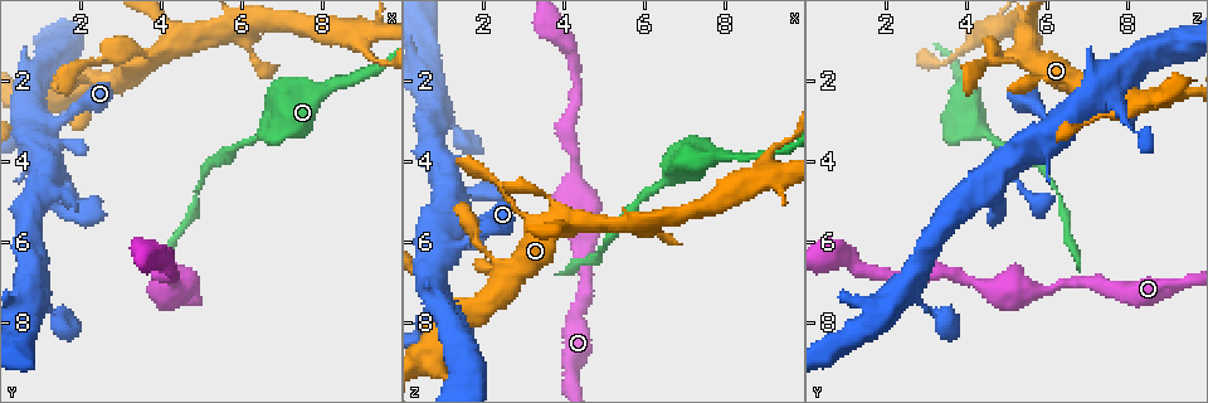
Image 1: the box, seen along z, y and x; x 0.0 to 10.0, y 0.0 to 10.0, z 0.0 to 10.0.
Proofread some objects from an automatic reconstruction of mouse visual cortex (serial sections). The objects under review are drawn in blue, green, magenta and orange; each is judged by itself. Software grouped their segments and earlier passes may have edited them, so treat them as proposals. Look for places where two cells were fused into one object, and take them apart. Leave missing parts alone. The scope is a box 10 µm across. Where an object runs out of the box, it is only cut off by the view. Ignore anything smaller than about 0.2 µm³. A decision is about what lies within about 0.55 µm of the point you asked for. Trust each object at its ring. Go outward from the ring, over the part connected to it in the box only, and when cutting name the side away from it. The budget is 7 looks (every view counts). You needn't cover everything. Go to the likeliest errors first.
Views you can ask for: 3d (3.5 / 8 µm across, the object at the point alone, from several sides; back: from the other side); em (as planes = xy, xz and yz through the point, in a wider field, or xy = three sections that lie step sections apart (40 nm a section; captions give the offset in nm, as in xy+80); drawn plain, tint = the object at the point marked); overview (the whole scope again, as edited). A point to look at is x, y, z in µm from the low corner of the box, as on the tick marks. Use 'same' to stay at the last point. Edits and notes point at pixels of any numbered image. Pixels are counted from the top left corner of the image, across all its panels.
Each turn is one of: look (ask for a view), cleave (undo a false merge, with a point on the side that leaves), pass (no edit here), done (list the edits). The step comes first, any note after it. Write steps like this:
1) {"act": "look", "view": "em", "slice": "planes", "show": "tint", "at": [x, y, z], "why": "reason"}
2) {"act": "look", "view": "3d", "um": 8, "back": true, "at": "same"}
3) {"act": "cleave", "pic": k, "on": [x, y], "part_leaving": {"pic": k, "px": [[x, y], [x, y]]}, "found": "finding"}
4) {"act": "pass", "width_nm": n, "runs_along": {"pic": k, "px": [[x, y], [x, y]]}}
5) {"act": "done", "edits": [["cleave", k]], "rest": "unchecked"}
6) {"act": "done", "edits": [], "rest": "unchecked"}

{"act": "look", "view": "3d", "um": 8, "at": [8.75, 0.85, 4.40], "why": "looks like a crossing"}

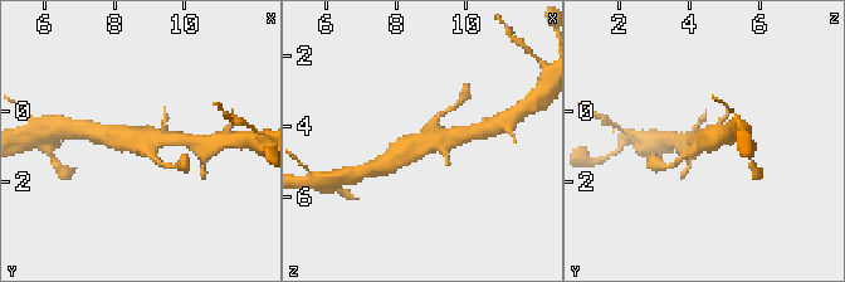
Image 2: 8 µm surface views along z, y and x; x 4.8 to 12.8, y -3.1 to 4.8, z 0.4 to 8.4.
{"act": "look", "view": "3d", "um": 3.5, "at": "same", "why": "closer look"}

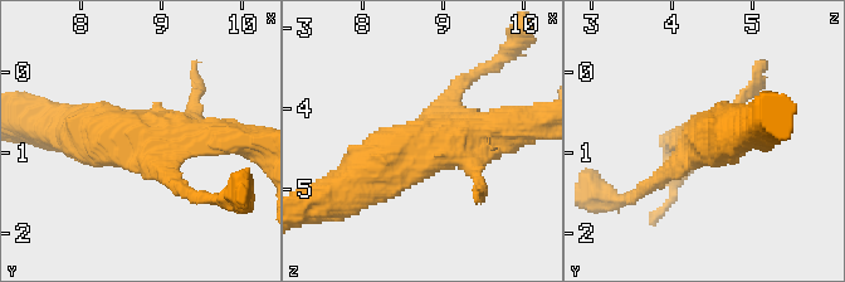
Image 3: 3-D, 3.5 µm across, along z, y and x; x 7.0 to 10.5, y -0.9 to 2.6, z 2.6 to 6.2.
{"act": "look", "view": "em", "slice": "xy", "step": 2, "show": "tint", "at": [8.80, 0.80, 4.30], "arms": 4, "arm_widths_nm": [200, 200, 400, 600]}

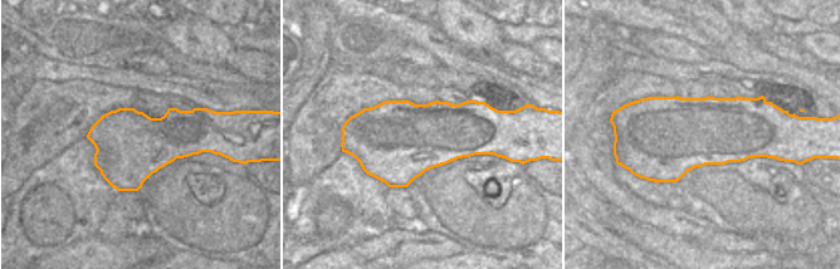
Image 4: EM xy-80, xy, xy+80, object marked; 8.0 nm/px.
{"act": "pass", "runs_along": {"pic": 3, "px": [[357, 178], [426, 136], [504, 126]]}, "found": "one cell here"}

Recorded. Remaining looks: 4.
{"act": "look", "view": "3d", "um": 3.5, "at": [1.10, 2.55, 7.70]}

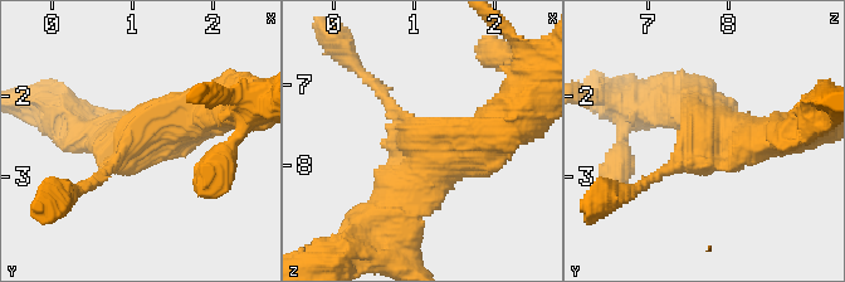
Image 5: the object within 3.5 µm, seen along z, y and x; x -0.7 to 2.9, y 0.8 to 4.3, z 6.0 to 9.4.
{"act": "look", "view": "em", "slice": "xy", "step": 2, "show": "plain", "at": [1.10, 2.55, 7.75], "arms": 3, "arm_widths_nm": [200, 500, 600], "why": "need the tissue"}

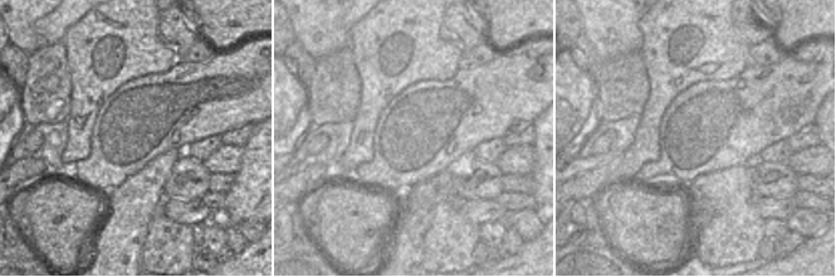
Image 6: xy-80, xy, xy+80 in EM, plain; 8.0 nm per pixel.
{"act": "look", "view": "em", "slice": "xy", "step": 2, "show": "tint", "at": "same"}

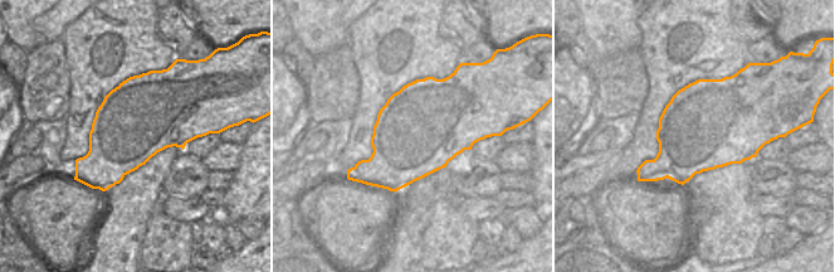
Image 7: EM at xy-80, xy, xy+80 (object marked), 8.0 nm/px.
{"act": "pass", "runs_along": {"pic": 5, "px": [[509, 118], [455, 150], [382, 222]]}, "found": "one cell here"}

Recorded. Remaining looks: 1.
{"act": "done", "edits": [], "rest": "unchecked"}

